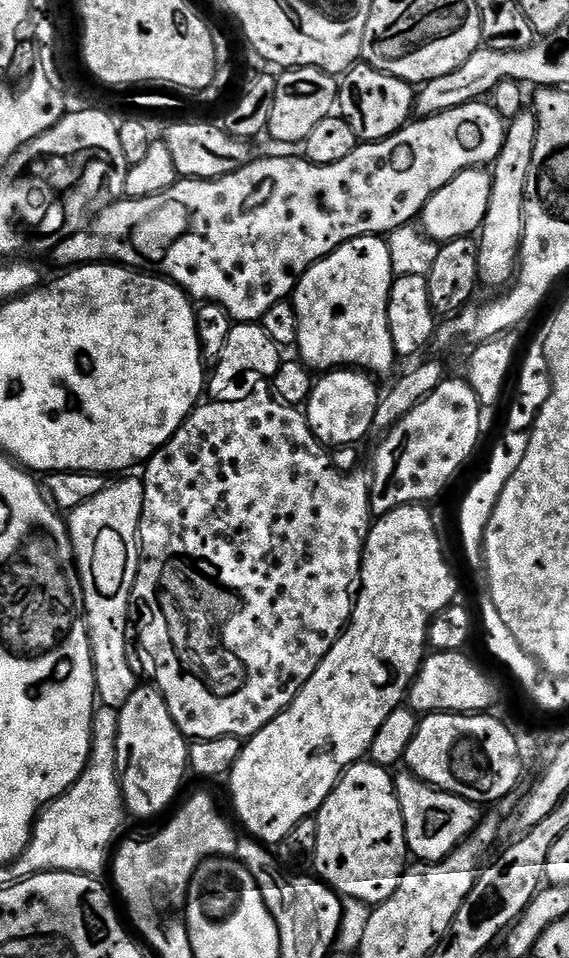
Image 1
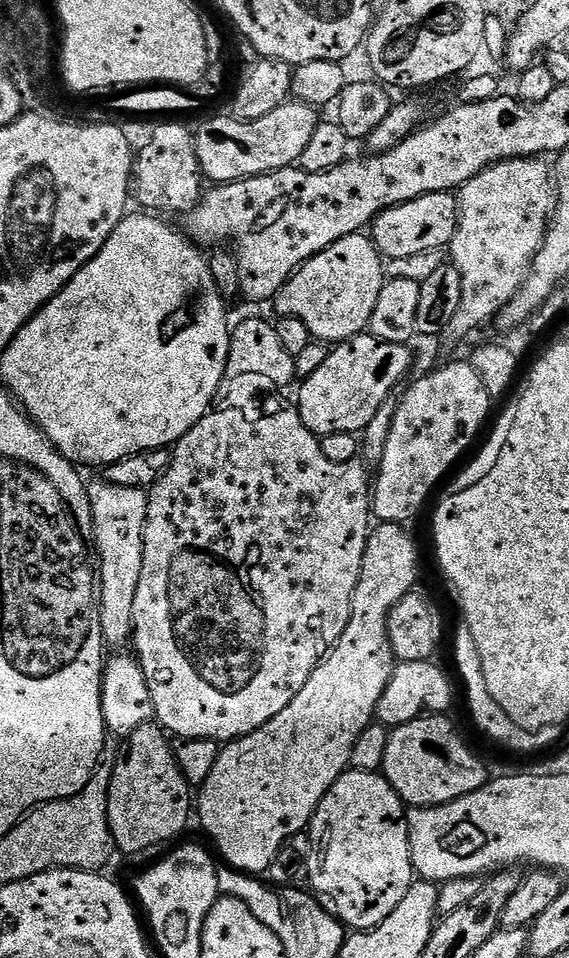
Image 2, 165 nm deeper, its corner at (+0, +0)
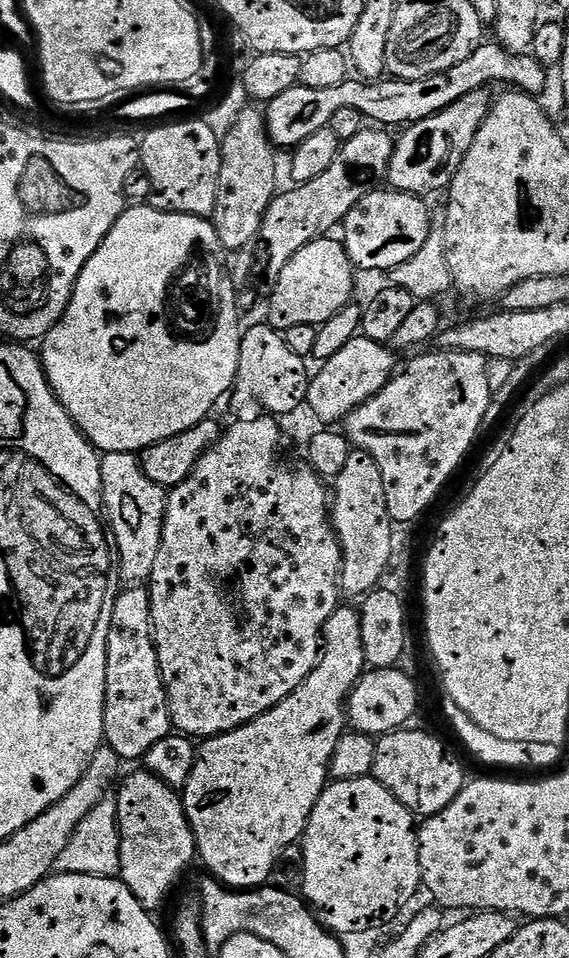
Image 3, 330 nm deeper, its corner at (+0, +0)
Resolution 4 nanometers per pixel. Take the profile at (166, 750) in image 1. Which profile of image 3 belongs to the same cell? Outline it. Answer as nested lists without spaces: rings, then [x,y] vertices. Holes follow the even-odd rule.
[[[139,771],[130,773],[128,777],[125,775],[124,785],[122,780],[114,792],[117,802],[117,826],[120,828],[121,868],[118,876],[132,891],[134,898],[138,898],[140,905],[149,914],[156,914],[156,911],[163,906],[164,899],[171,894],[172,887],[179,882],[180,875],[191,866],[192,859],[194,861],[197,859],[198,853],[181,793],[166,786],[166,782],[162,782],[153,772]]]

